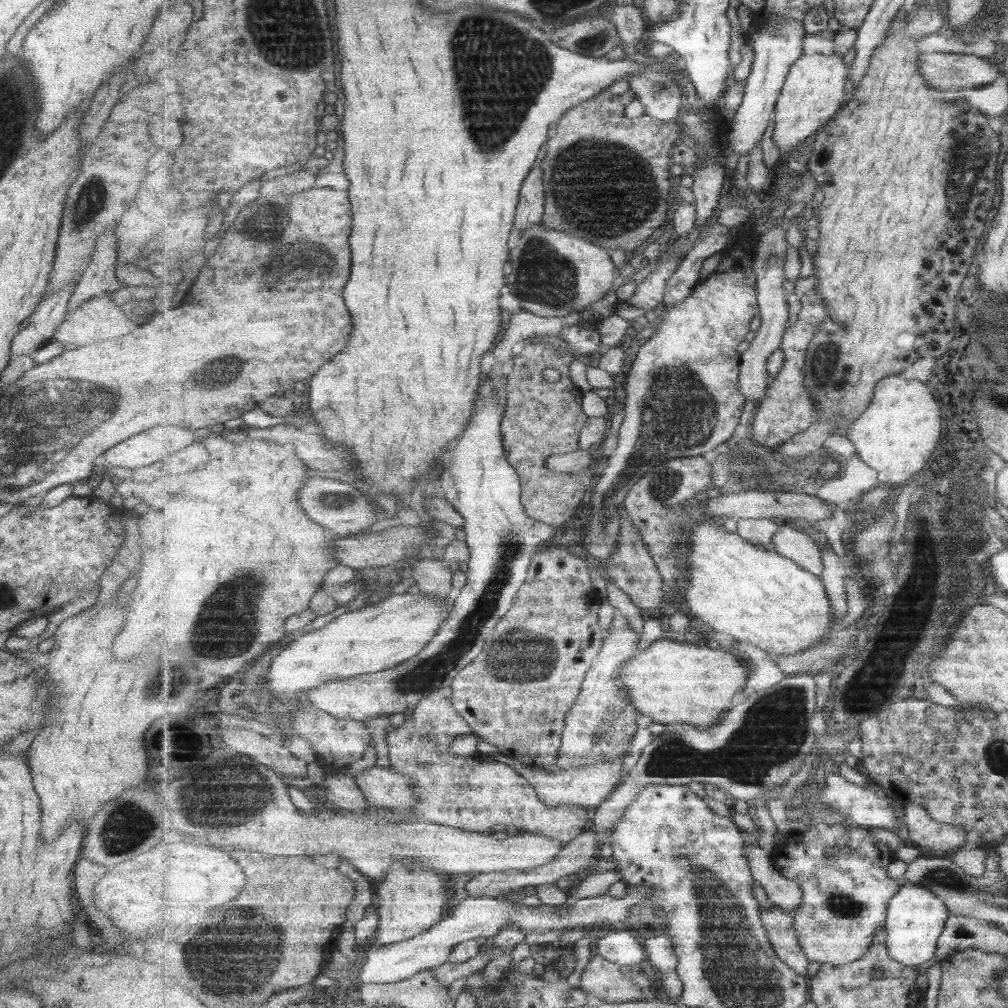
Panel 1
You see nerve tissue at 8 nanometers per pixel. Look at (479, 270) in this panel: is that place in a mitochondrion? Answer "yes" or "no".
no

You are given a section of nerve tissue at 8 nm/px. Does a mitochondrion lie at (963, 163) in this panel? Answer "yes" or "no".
yes

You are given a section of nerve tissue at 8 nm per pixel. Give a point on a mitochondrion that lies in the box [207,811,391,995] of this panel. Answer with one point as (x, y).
(248, 932)

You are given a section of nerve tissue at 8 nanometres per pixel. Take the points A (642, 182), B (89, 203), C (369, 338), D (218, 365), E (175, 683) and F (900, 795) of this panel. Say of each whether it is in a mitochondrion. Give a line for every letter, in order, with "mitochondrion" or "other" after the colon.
A: mitochondrion
B: mitochondrion
C: other
D: mitochondrion
E: mitochondrion
F: other

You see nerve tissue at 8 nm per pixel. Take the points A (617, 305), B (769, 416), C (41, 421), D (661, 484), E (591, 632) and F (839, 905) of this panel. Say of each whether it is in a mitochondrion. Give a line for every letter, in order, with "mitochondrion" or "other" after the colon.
A: other
B: other
C: mitochondrion
D: mitochondrion
E: other
F: mitochondrion

